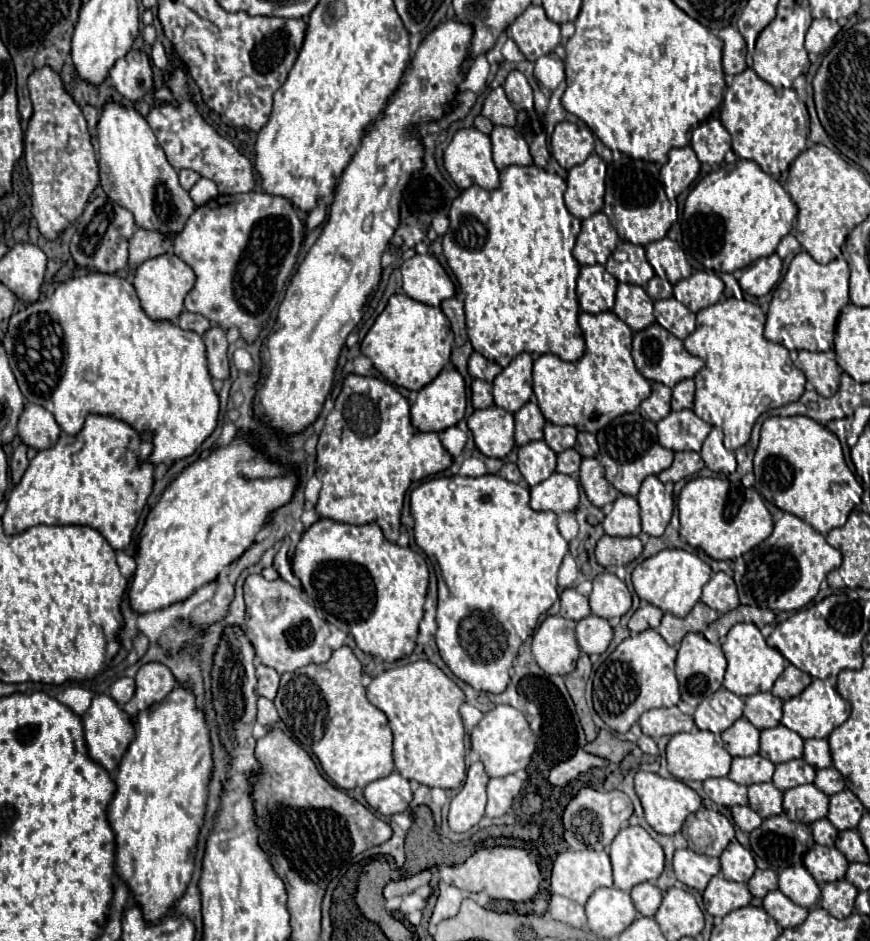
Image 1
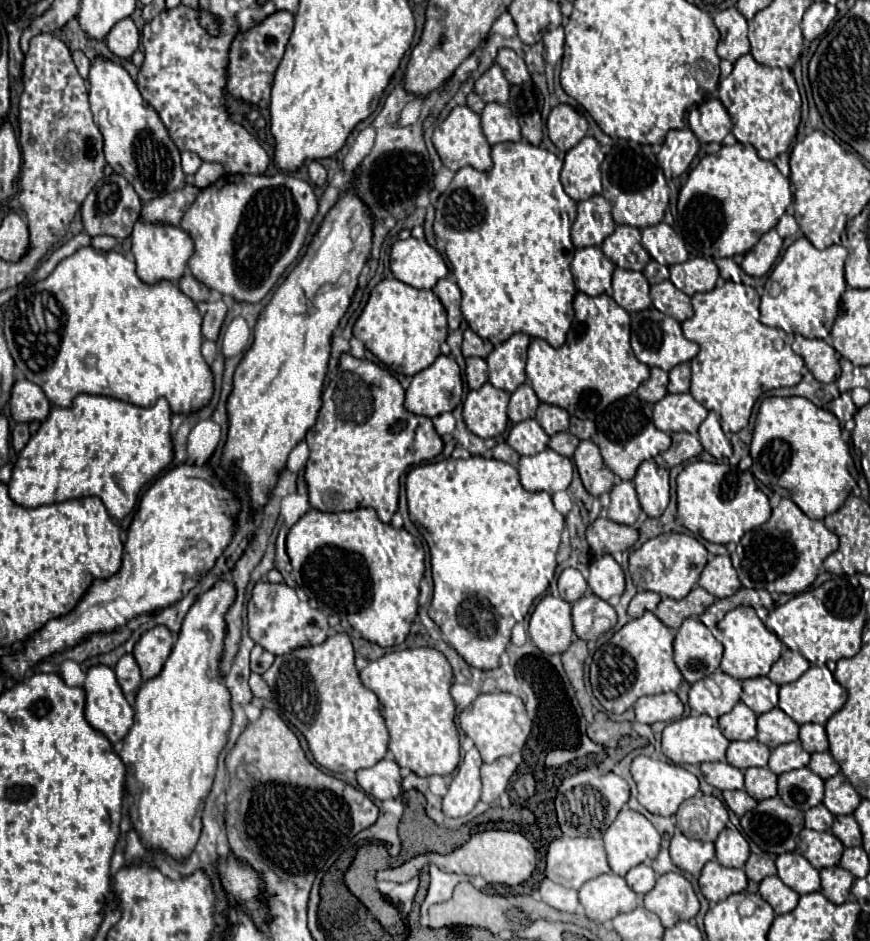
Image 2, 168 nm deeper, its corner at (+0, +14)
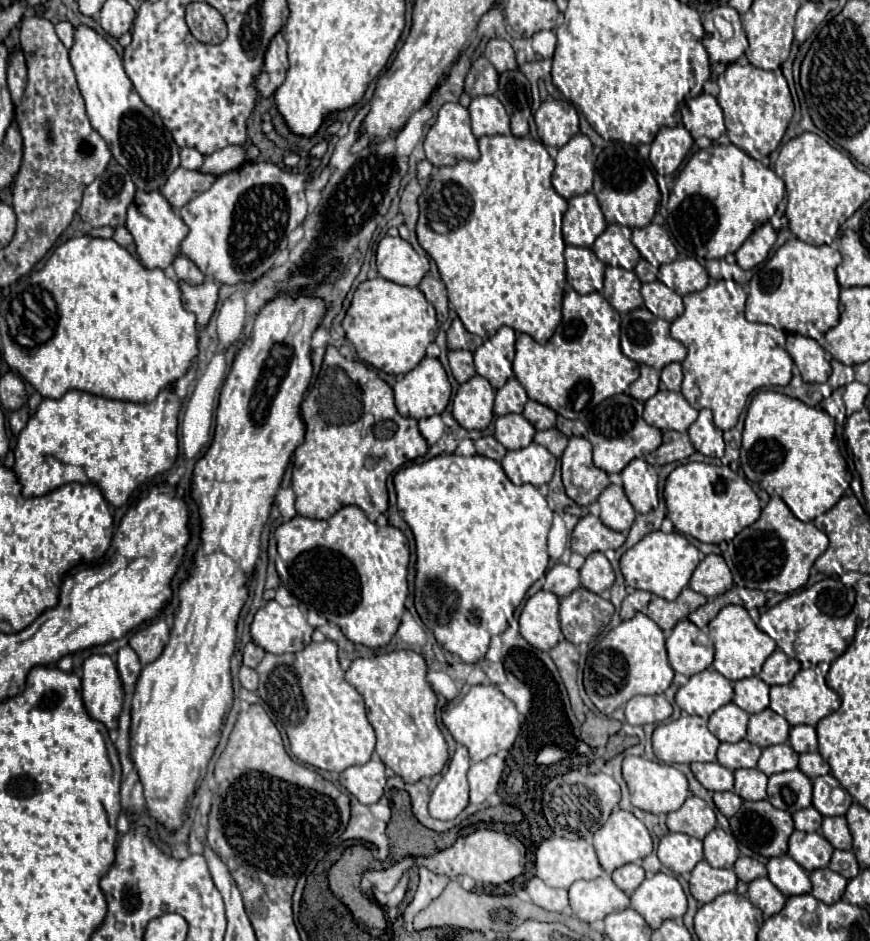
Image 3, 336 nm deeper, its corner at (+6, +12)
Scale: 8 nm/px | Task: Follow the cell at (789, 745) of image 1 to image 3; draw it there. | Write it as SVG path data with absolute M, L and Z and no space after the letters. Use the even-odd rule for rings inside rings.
M765 708L759 714L753 714L747 724L747 740L761 748L771 744L781 744L789 740L789 722L783 716L777 716L773 710Z

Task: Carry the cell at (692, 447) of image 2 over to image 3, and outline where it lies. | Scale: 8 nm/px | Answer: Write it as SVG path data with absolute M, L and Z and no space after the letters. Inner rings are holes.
M669 430L669 432L663 432L663 444L655 452L647 454L645 460L651 466L663 466L663 464L669 464L669 462L685 460L693 452L695 452L695 448L693 448L687 432Z

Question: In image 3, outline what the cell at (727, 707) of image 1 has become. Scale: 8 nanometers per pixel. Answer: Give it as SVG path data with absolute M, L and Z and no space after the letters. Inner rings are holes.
M703 670L689 678L675 694L675 702L687 714L709 718L715 710L733 700L733 684L715 670Z

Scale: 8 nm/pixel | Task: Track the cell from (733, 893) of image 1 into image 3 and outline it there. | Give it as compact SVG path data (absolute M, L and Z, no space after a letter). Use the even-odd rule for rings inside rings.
M701 860L693 868L689 880L689 890L699 904L707 904L719 894L735 890L735 886L737 886L737 876L733 870L713 868L705 860Z

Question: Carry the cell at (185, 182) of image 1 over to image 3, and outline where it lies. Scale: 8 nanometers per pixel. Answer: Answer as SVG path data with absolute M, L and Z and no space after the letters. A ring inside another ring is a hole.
M183 148L181 150L181 166L187 170L199 170L203 164L203 154L195 148Z

